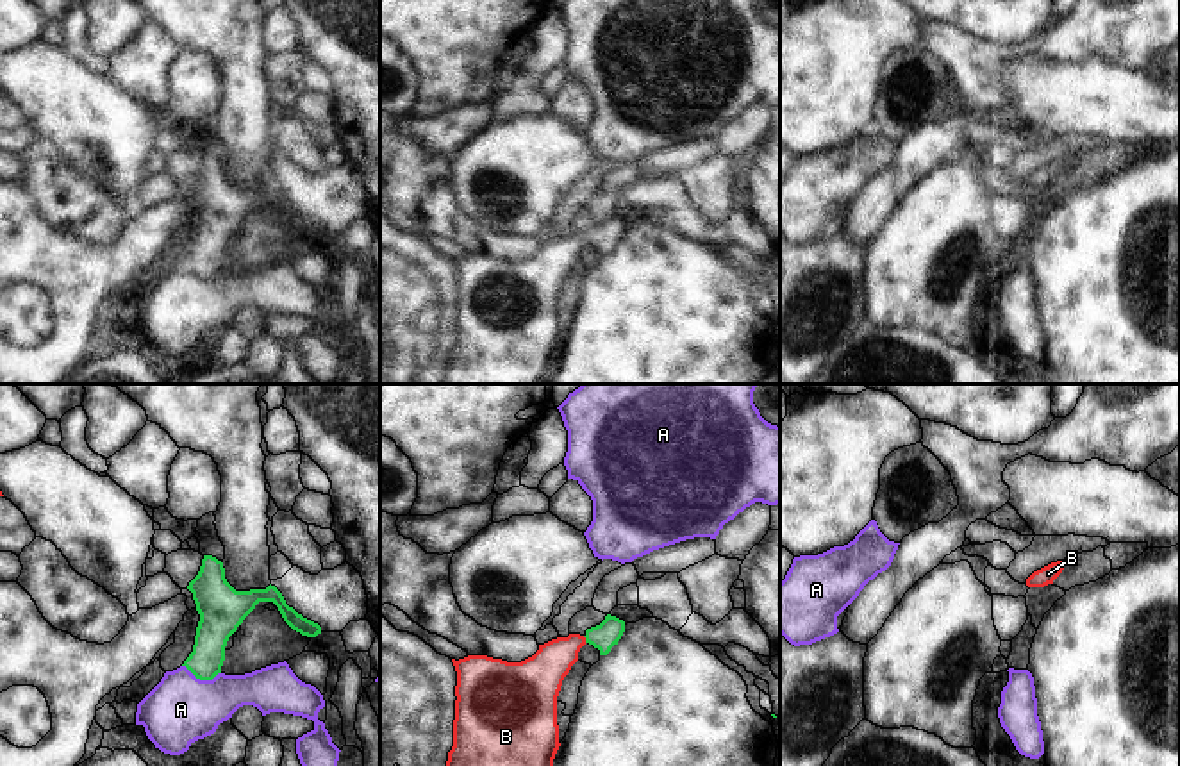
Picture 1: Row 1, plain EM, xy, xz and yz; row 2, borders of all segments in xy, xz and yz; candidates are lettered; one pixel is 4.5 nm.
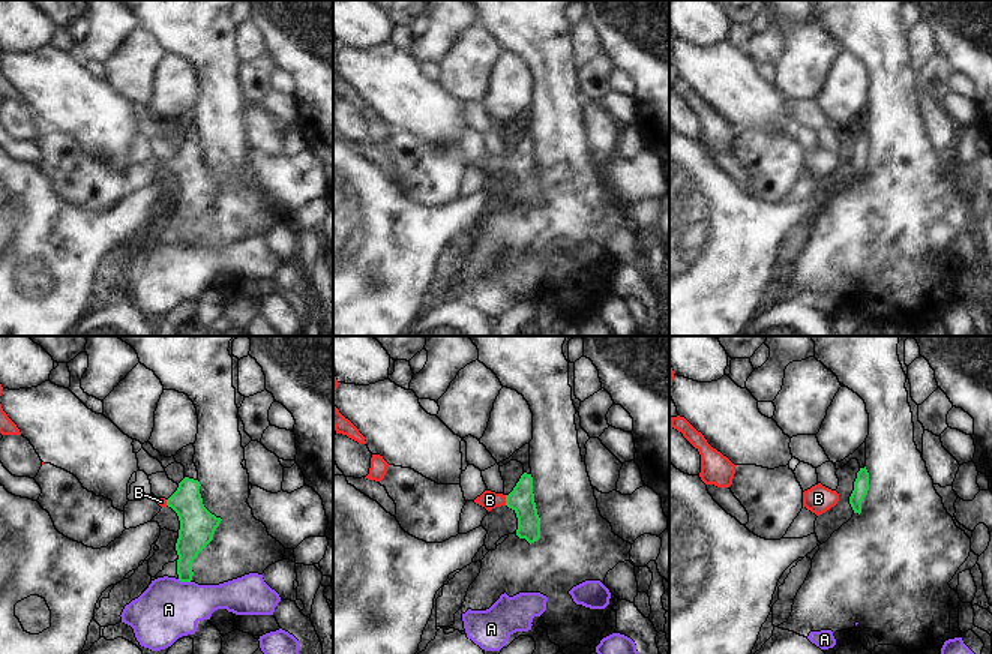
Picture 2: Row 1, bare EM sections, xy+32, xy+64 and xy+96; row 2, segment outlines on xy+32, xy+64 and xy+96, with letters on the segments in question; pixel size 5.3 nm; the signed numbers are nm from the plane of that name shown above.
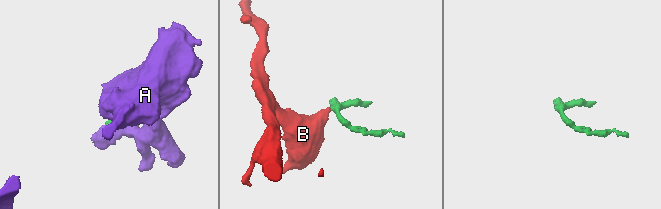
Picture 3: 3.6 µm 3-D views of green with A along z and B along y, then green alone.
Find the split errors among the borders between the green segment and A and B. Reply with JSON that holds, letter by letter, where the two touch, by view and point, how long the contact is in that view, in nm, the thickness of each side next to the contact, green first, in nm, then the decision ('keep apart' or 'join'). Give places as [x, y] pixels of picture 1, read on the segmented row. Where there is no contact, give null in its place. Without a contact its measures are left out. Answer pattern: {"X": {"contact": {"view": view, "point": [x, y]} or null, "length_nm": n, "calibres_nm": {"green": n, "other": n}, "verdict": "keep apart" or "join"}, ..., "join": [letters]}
{"A": {"contact": {"view": "xy", "point": [202, 679]}, "length_nm": 180, "calibres_nm": {"green": 160, "other": 320}, "verdict": "keep apart"}, "B": {"contact": {"view": "xz", "point": [586, 640]}, "length_nm": 40, "calibres_nm": {"green": 120, "other": 190}, "verdict": "join"}, "join": ["B"]}

